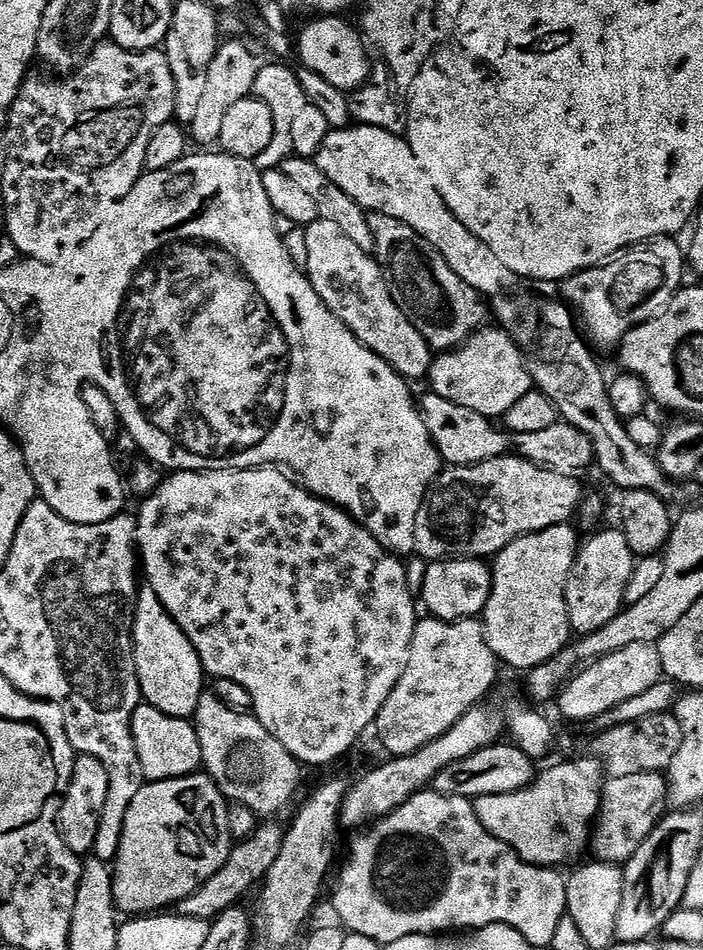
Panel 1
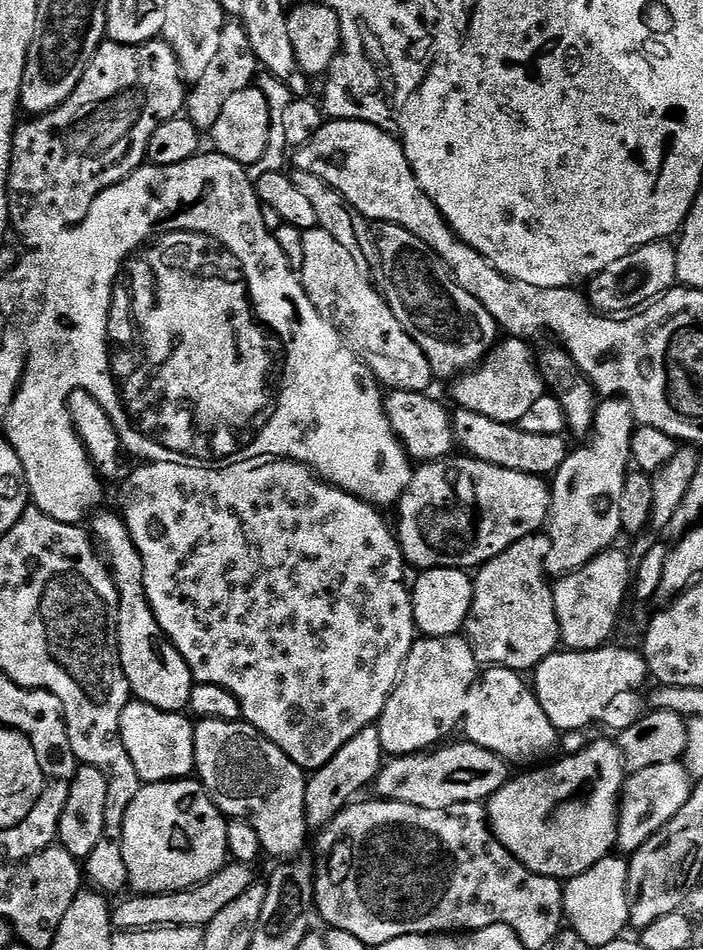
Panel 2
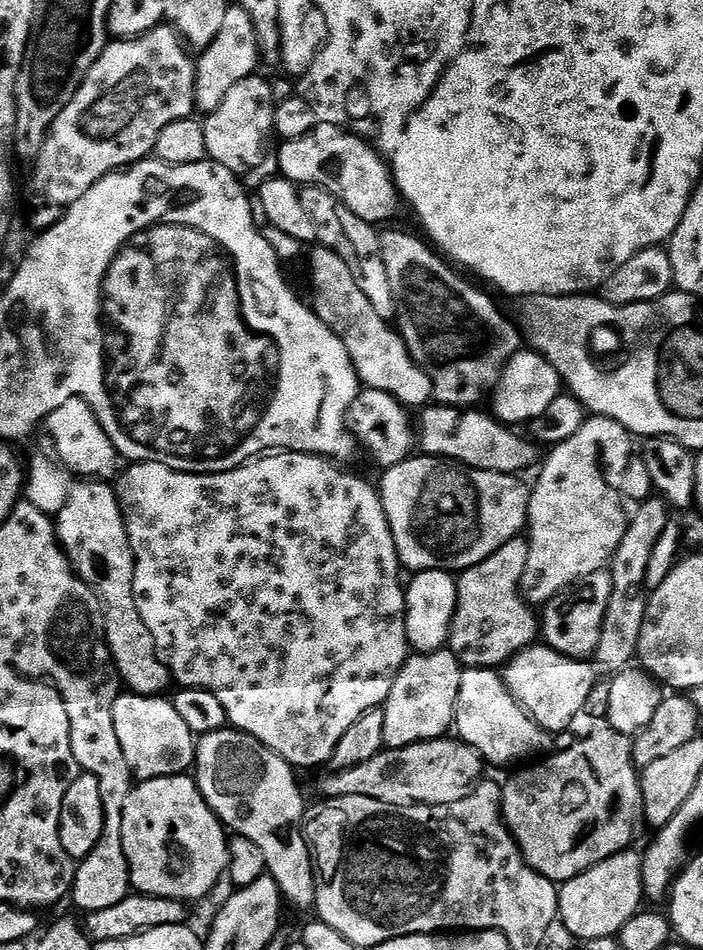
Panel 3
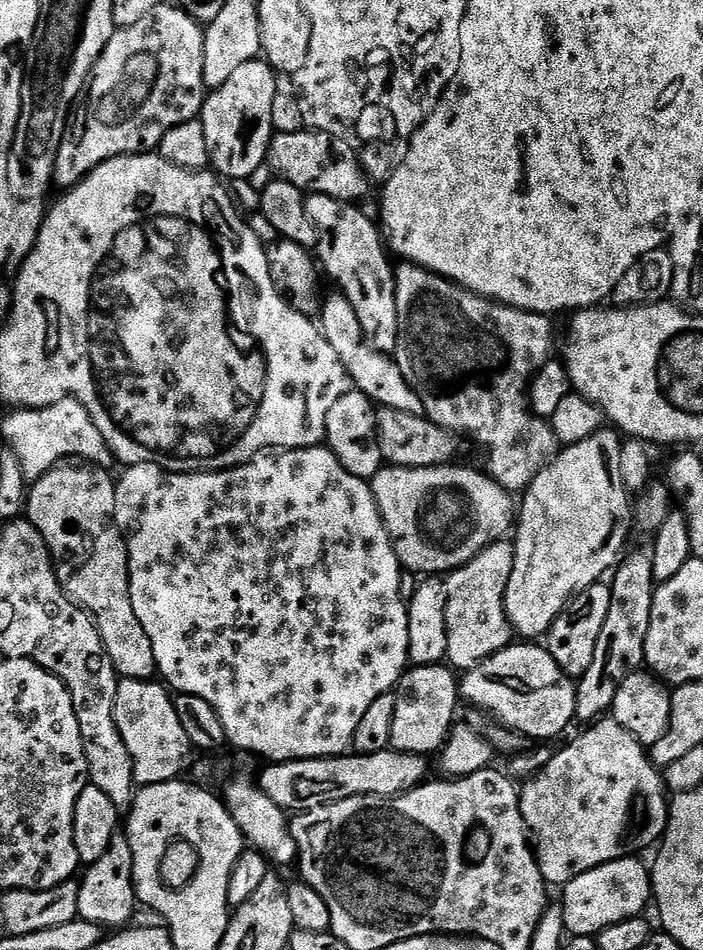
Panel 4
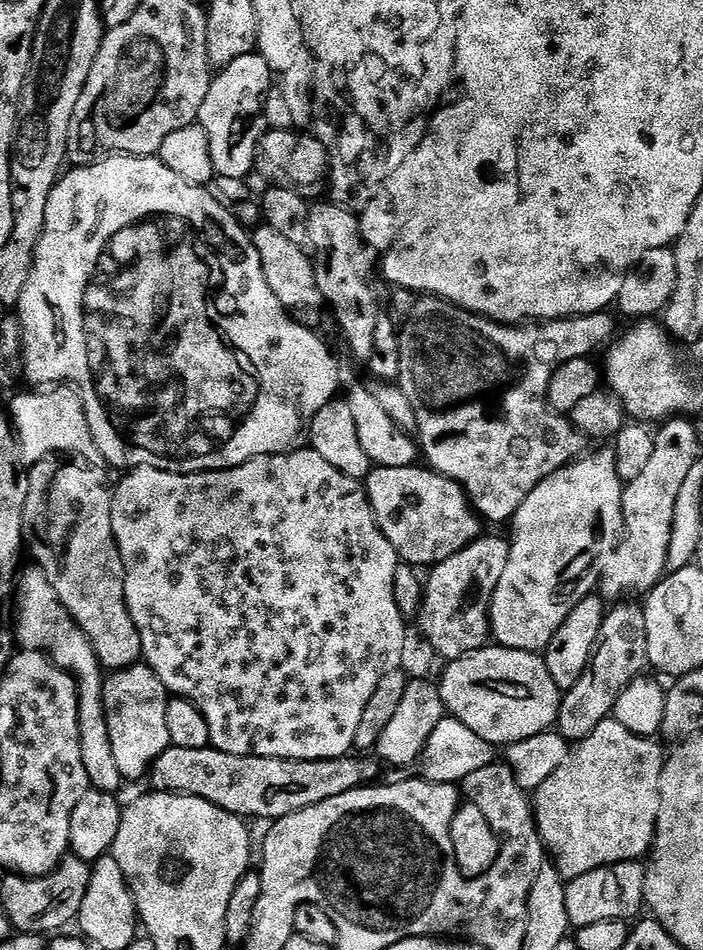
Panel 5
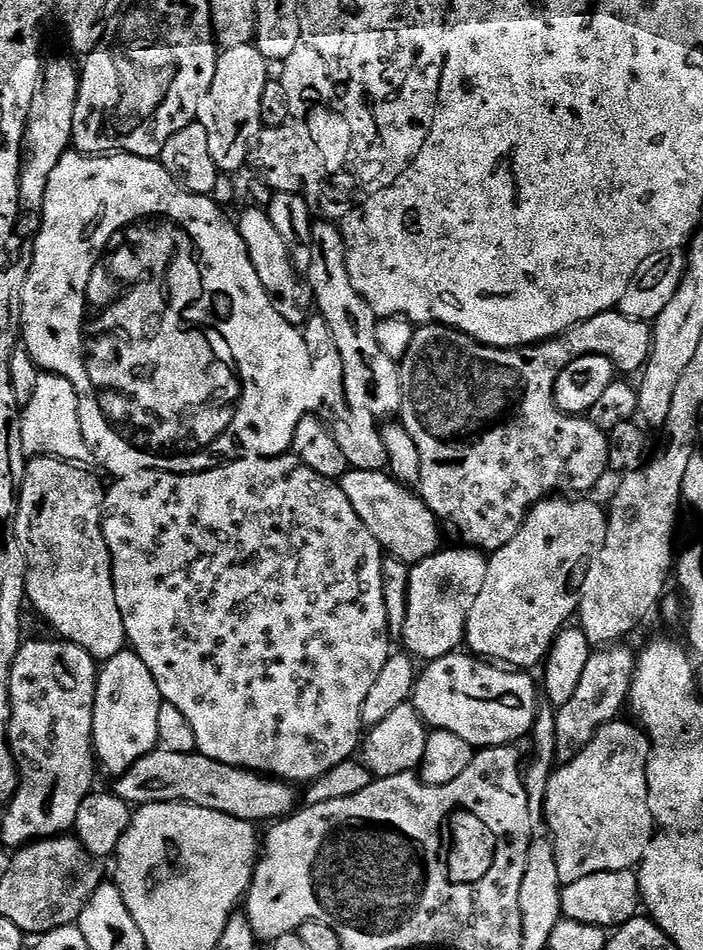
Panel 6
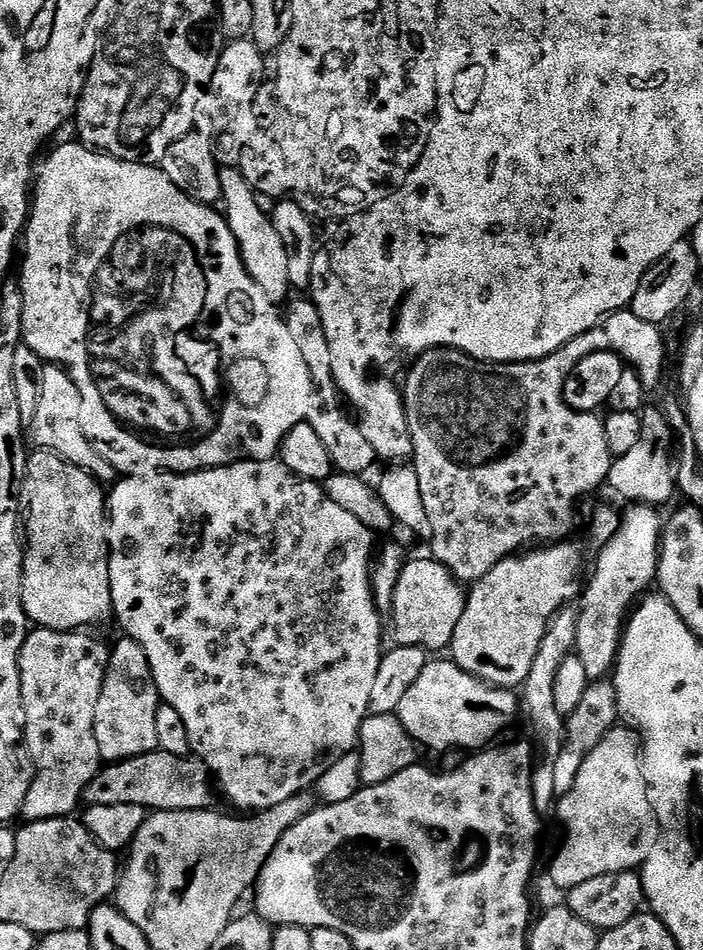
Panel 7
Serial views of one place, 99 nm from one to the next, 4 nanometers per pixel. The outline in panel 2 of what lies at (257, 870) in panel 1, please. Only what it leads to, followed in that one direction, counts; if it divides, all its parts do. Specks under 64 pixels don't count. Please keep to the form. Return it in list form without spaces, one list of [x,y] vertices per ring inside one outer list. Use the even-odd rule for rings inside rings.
[[[229,862],[224,865],[222,870],[218,870],[218,874],[214,874],[206,882],[195,884],[193,888],[177,892],[145,892],[129,895],[129,900],[124,900],[120,905],[116,904],[111,909],[112,927],[122,932],[145,932],[148,928],[203,929],[214,918],[218,918],[218,914],[222,914],[222,910],[226,910],[226,906],[230,906],[230,902],[234,902],[234,898],[238,898],[239,895],[246,894],[246,890],[250,890],[250,886],[254,883],[252,871],[253,869],[249,865]]]

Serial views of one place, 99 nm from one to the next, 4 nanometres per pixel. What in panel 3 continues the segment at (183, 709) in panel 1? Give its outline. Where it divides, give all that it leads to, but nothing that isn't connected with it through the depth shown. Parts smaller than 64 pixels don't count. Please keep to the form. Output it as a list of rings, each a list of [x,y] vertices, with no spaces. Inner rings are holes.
[[[76,482],[71,485],[68,497],[60,512],[55,513],[56,534],[60,537],[60,546],[68,556],[76,570],[76,575],[96,589],[104,606],[104,629],[108,645],[112,651],[112,661],[116,663],[116,671],[126,685],[129,693],[137,696],[159,696],[167,693],[168,684],[173,683],[172,673],[160,661],[154,646],[154,638],[150,630],[146,630],[146,622],[142,622],[142,614],[136,609],[134,598],[134,570],[136,559],[130,546],[128,531],[124,525],[124,515],[116,497],[116,489],[108,482]]]

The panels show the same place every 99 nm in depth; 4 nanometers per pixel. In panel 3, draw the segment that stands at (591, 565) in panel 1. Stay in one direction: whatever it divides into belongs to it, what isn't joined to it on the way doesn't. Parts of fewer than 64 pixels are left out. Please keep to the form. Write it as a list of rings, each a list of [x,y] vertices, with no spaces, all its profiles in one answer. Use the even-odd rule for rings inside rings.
[[[601,570],[590,574],[579,584],[573,584],[565,596],[558,595],[548,601],[542,608],[543,643],[558,654],[575,660],[595,657],[598,638],[602,638],[602,622],[606,622],[606,606],[610,606],[611,593],[611,571]]]

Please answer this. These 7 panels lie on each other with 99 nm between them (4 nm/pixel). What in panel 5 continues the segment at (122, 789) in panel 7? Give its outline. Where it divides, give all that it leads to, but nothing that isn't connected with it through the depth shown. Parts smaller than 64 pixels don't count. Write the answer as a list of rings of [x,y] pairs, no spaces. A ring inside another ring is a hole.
[[[211,746],[202,750],[170,747],[152,763],[150,781],[157,792],[202,798],[241,818],[261,816],[267,822],[275,822],[298,810],[338,798],[338,794],[371,785],[377,779],[377,761],[368,759],[372,758],[349,754],[333,760],[279,760],[226,754]]]

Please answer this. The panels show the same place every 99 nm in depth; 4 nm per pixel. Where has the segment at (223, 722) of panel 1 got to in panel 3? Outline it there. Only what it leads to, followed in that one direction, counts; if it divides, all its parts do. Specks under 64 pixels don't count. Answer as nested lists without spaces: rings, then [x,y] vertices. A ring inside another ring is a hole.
[[[231,726],[206,734],[196,741],[194,779],[212,811],[219,816],[221,824],[229,833],[250,838],[250,842],[260,847],[266,857],[267,875],[275,880],[281,897],[287,903],[289,900],[296,908],[312,910],[316,907],[316,876],[313,872],[312,851],[304,837],[306,803],[296,776],[297,769],[274,754],[270,746]]]

